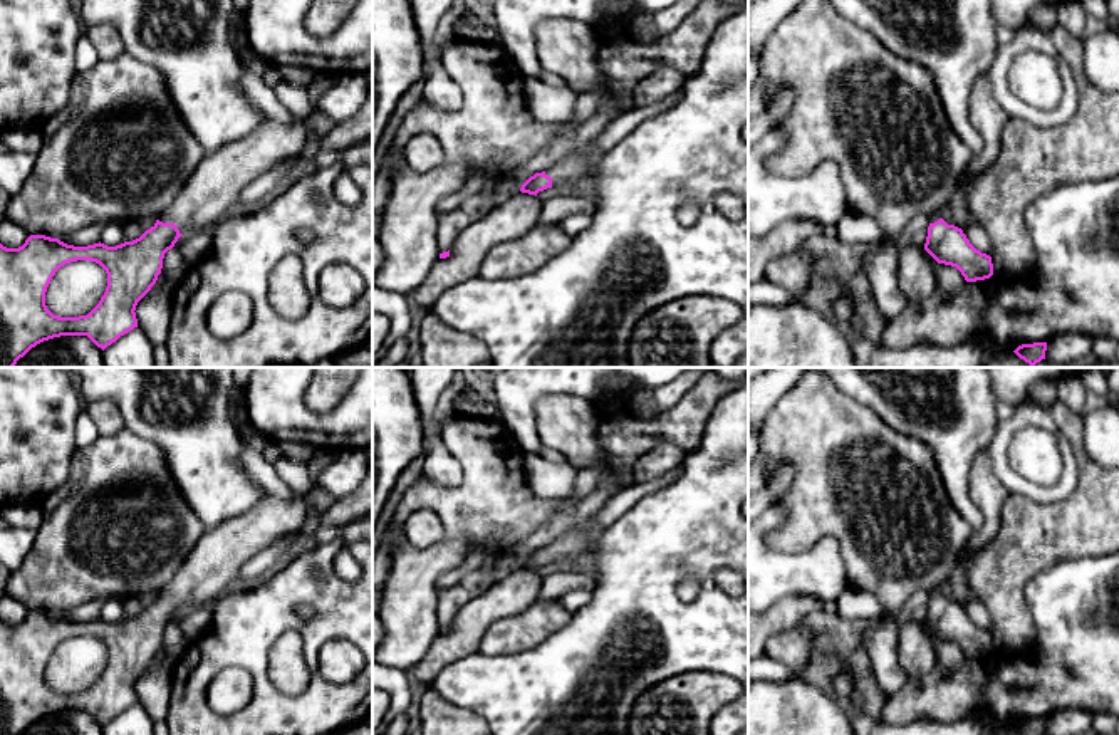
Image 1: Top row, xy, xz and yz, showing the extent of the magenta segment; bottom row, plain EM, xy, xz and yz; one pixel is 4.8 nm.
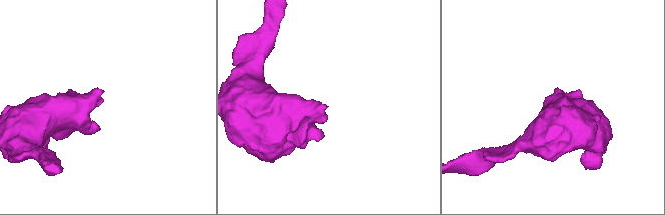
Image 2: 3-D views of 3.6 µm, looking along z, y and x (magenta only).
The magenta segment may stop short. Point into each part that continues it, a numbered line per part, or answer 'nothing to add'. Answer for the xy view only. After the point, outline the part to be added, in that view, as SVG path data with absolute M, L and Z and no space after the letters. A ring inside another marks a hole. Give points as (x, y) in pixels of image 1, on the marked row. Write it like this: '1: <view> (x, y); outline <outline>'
1: xy (212, 192); outline M265 116L263 122L248 136L206 153L173 205L158 220L174 223L181 235L191 230L213 228L228 213L240 210L240 193L250 181L287 159L302 156L304 136L302 119L294 117L290 124L282 124Z

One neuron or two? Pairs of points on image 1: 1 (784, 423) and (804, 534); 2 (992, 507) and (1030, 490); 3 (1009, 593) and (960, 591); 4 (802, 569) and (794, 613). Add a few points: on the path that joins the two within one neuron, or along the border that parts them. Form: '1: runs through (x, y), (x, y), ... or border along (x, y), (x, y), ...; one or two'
1: runs through (811, 450), (819, 458), (819, 507); one
2: border along (990, 458), (995, 477), (1009, 494); two
3: border along (958, 564), (977, 596); two
4: border along (824, 604), (811, 596), (784, 596), (765, 613); two

